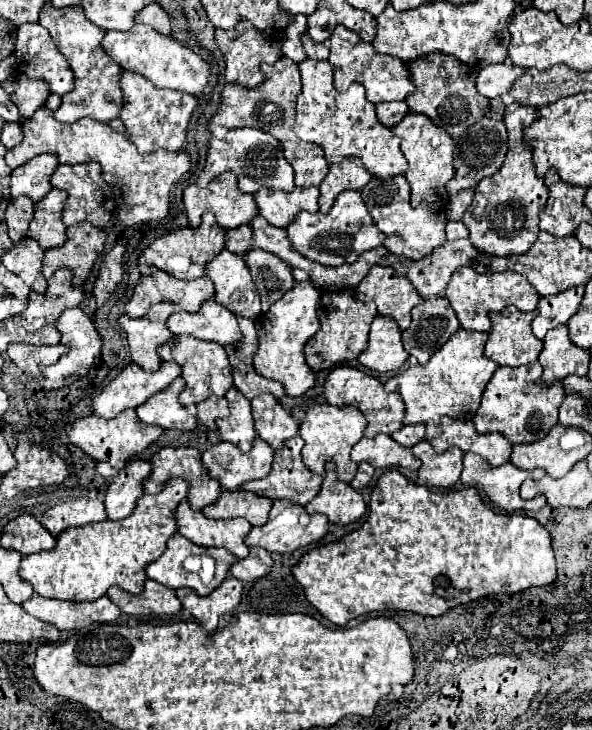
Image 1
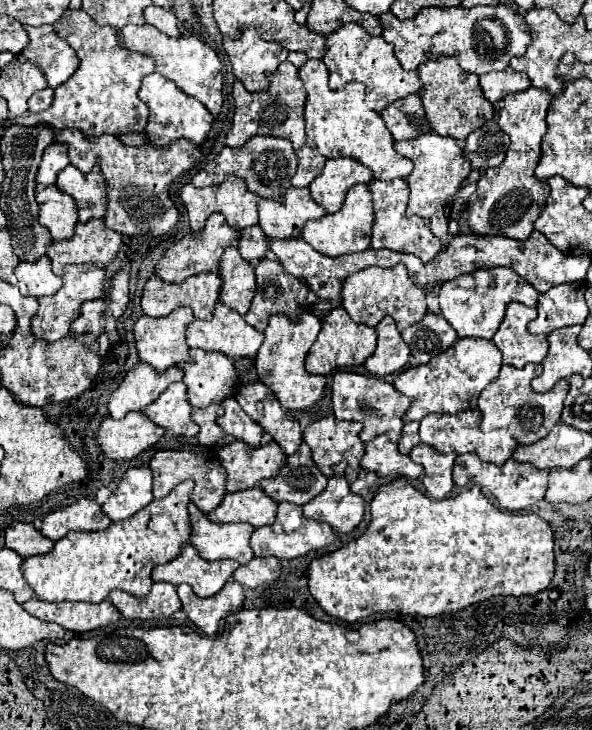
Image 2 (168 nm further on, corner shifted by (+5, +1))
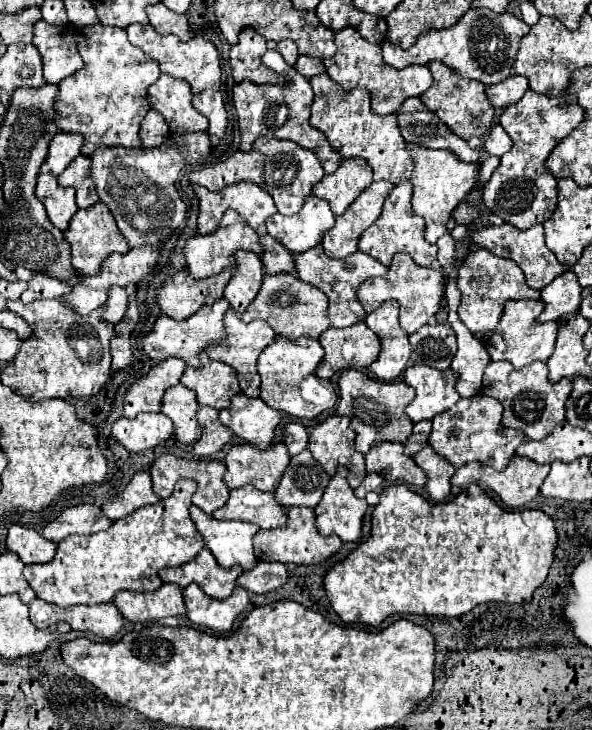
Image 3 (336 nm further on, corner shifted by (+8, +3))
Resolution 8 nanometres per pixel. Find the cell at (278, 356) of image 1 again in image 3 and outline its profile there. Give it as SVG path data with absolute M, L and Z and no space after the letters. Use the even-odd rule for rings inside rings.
M278 336L258 358L258 374L262 376L262 400L272 408L282 410L300 420L314 420L330 410L338 394L330 380L316 376L316 368L324 358L324 348L316 340L294 340L288 342Z

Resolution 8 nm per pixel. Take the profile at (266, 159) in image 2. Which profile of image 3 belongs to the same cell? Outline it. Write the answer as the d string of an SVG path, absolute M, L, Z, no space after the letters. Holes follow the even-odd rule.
M262 136L254 142L250 152L236 152L226 162L192 172L190 180L192 184L204 186L212 192L220 192L222 188L230 184L238 184L238 182L254 182L274 198L278 212L292 216L302 210L306 198L312 194L312 186L320 182L322 176L324 176L324 170L312 150L306 150L292 140L276 140L276 138L268 140Z

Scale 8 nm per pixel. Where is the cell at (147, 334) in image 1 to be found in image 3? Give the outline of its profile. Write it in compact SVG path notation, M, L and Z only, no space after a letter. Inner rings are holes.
M218 298L212 306L204 306L200 308L194 316L190 316L188 320L174 320L166 314L162 314L156 324L154 330L142 340L144 342L144 352L154 360L154 362L164 362L166 358L182 358L188 366L200 366L200 352L204 352L204 348L222 344L226 340L226 330L224 330L224 314L228 312L230 304L226 298Z

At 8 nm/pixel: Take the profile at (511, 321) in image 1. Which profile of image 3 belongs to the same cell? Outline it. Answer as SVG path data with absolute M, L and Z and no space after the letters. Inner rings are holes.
M508 300L504 306L504 314L498 322L498 328L486 344L490 358L492 360L508 360L514 368L528 366L534 360L546 362L554 350L554 344L556 344L558 322L538 324L536 318L542 310L544 310L542 300Z

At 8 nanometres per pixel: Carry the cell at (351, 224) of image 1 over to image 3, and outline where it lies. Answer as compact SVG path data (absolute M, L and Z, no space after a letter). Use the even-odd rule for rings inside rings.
M374 182L368 192L362 192L354 200L352 208L336 218L336 226L332 228L332 232L324 234L324 252L332 258L344 258L348 254L354 254L358 238L370 224L378 220L378 216L382 214L382 204L392 188L394 184L390 182Z

